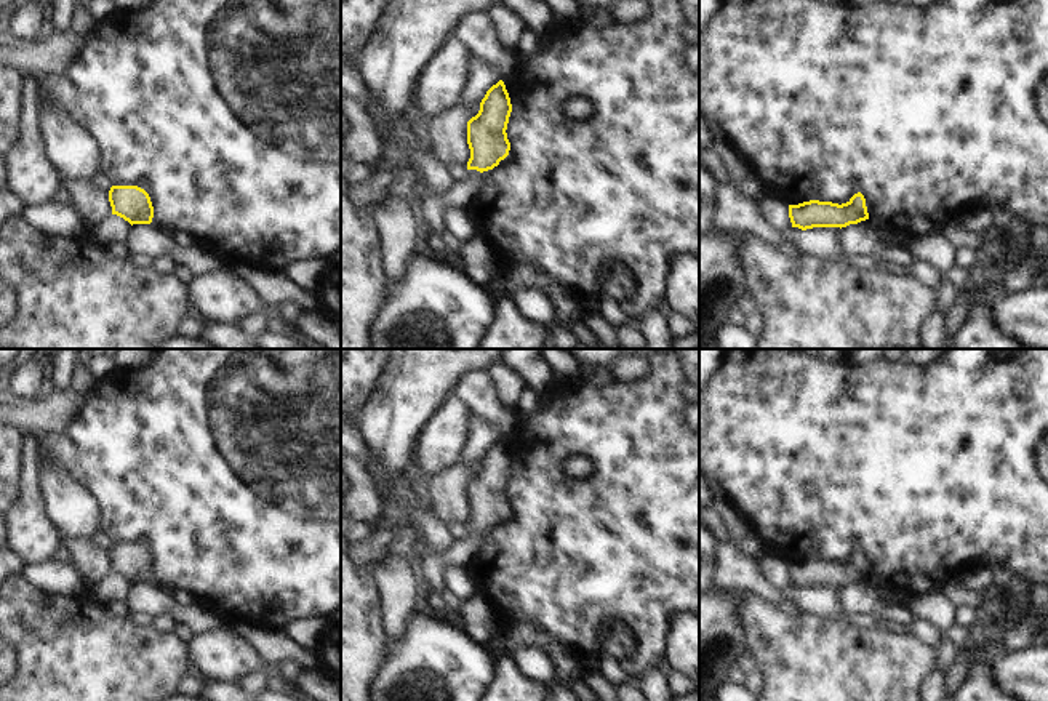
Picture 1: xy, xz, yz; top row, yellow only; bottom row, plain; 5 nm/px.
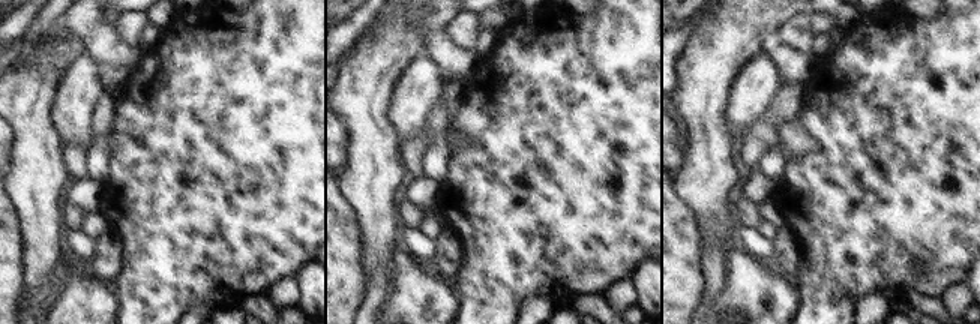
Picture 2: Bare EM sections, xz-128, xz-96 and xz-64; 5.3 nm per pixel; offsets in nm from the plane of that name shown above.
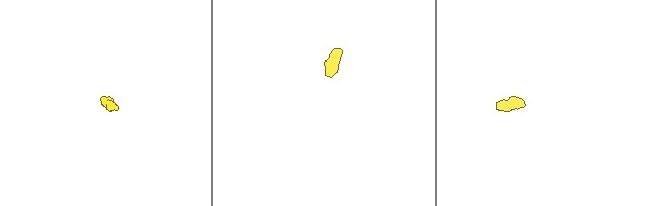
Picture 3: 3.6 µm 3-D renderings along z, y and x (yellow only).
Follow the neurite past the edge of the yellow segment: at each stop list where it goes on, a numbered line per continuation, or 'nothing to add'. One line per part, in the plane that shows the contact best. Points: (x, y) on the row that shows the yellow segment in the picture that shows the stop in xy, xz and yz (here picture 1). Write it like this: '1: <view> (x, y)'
1: xz (460, 196)

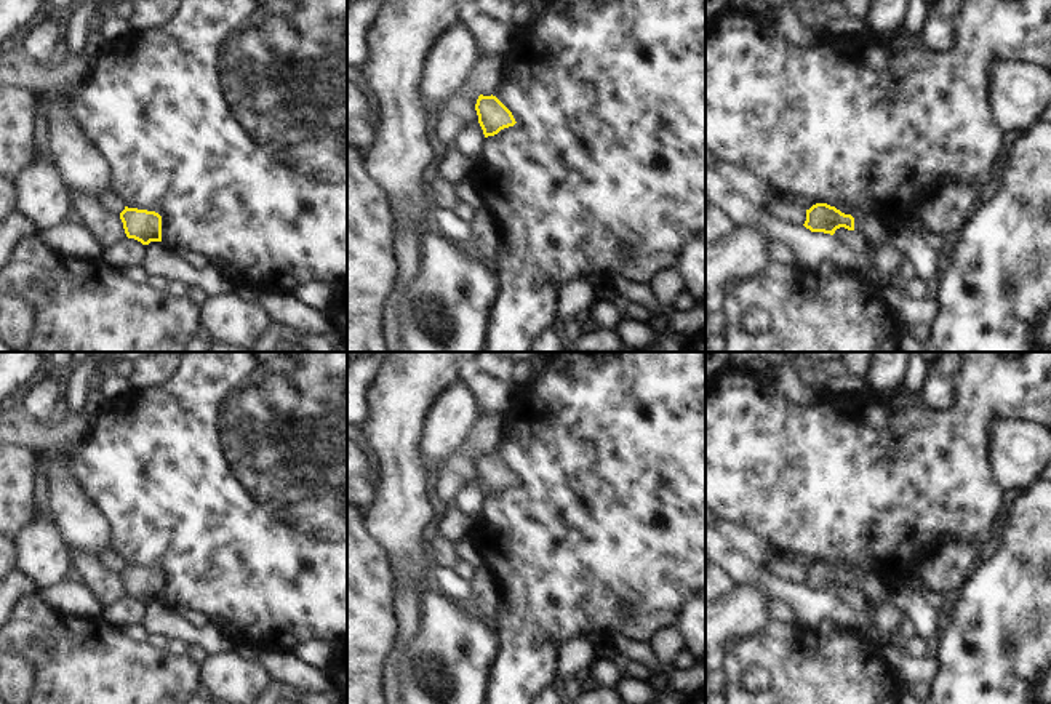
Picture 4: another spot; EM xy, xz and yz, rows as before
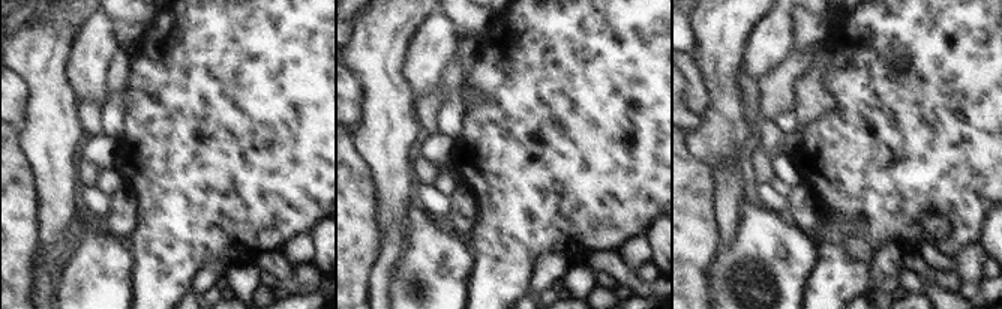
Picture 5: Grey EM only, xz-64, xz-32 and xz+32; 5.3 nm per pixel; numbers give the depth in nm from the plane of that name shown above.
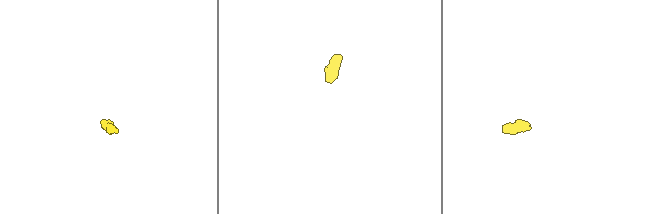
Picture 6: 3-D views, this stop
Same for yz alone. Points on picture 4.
1: yz (874, 231)

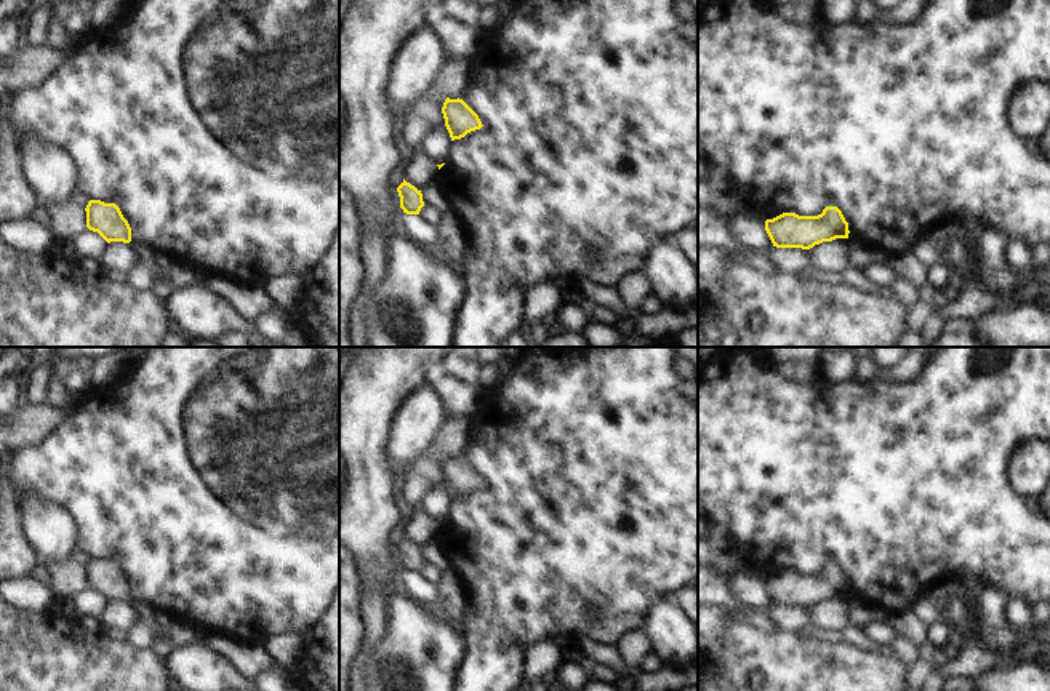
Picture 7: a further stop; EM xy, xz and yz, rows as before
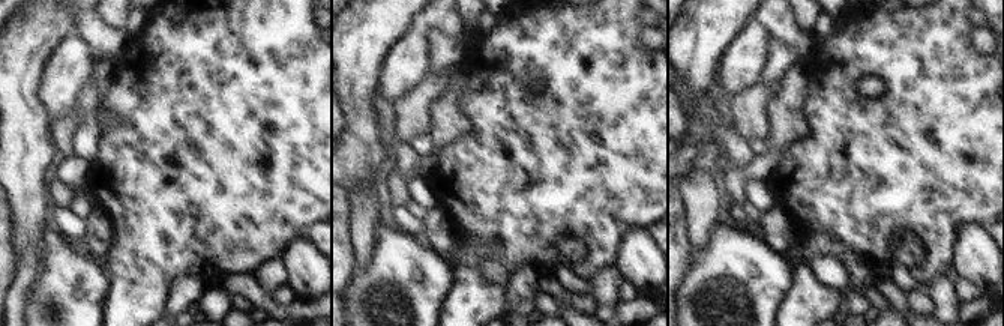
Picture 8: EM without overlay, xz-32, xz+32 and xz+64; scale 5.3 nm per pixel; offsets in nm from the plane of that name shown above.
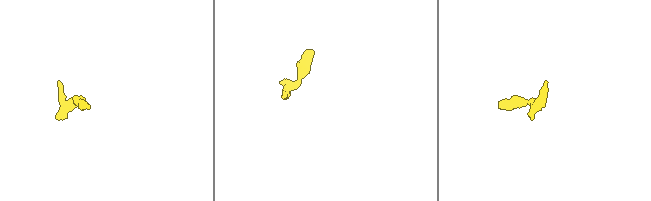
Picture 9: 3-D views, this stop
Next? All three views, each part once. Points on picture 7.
nothing to add

